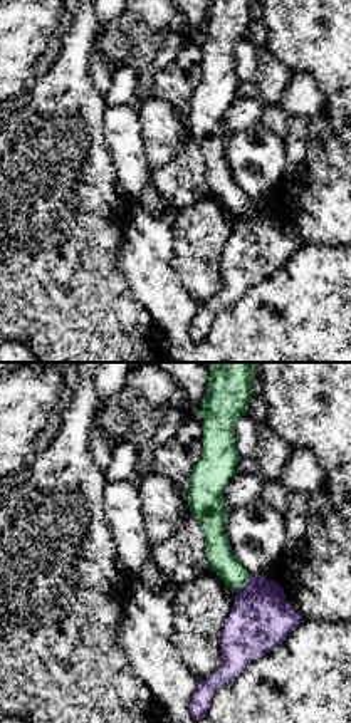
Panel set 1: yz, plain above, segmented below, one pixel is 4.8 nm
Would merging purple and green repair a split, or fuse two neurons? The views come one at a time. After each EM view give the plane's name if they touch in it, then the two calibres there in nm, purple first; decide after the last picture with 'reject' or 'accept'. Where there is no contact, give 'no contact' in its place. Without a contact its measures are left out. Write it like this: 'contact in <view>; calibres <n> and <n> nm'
contact in yz; calibres 300 and 140 nm

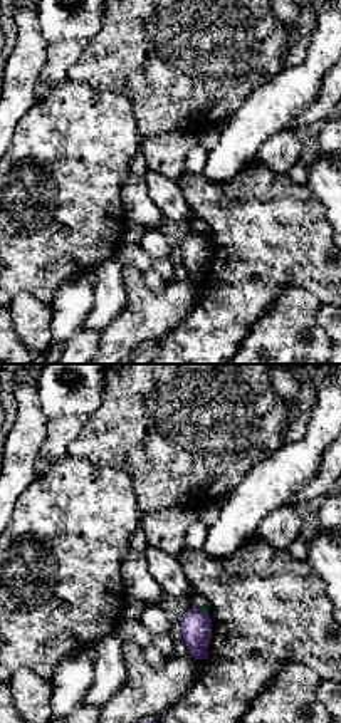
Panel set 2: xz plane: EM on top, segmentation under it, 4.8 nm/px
contact in xz; calibres 160 and 20 nm

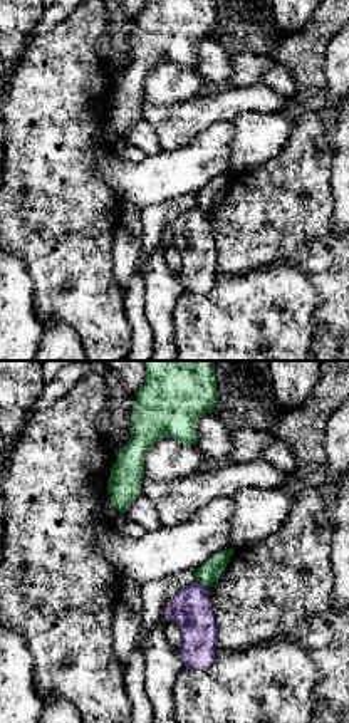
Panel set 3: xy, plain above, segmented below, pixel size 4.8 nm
contact in xy; calibres 200 and 100 nm

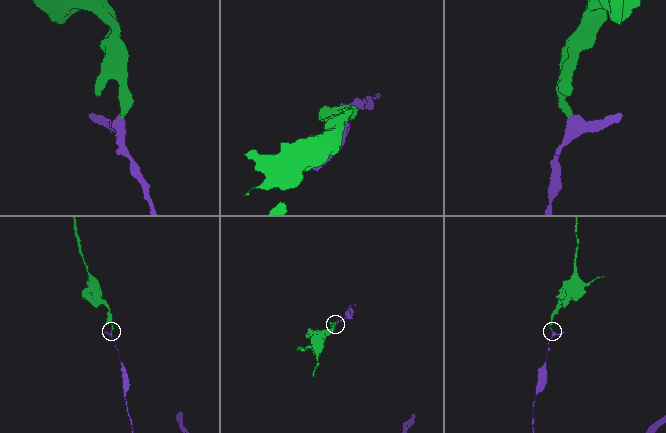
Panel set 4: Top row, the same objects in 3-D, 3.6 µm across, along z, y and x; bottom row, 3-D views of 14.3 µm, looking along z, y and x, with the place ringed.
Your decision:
reject

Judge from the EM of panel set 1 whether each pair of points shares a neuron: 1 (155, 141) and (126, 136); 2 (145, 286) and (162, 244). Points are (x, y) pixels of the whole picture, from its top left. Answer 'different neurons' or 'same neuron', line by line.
1: different neurons
2: same neuron

